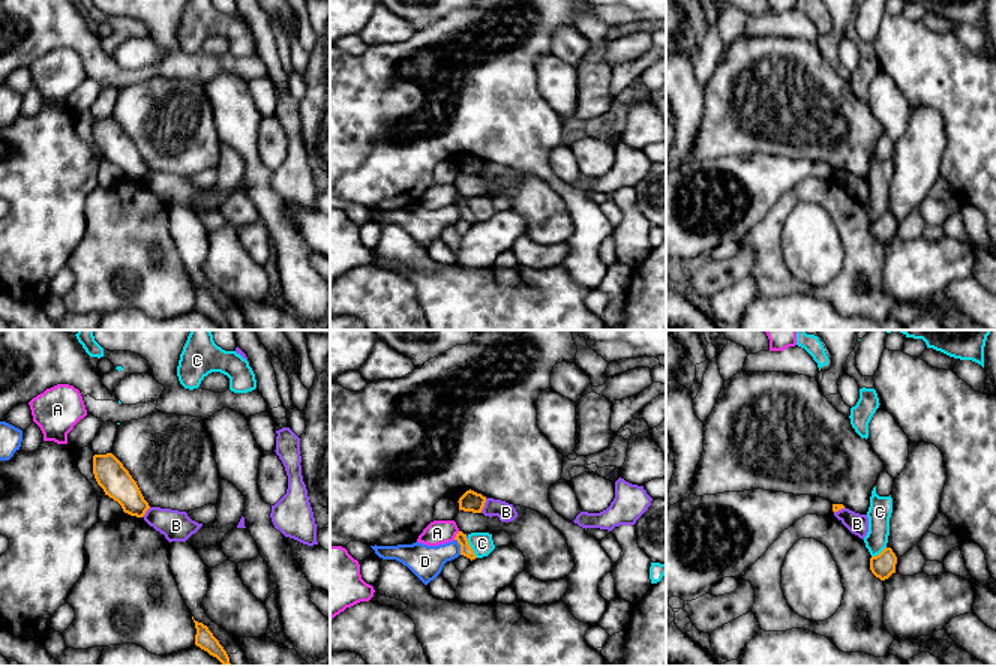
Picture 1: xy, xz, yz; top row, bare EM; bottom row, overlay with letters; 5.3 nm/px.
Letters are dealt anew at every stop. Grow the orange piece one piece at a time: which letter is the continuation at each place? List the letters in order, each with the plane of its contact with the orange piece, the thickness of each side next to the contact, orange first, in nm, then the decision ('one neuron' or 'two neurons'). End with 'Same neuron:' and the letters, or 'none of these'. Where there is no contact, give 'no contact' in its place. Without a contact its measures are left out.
A: meets orange in xz; 70 nm thick on the orange side, 130 nm on the other; two neurons
B: meets orange in xz; 110 nm thick on the orange side, 100 nm on the other; two neurons
C: meets orange in xz; 70 nm thick on the orange side, 120 nm on the other; two neurons
D: meets orange in xz; 70 nm thick on the orange side, 180 nm on the other; two neurons
Same neuron: none of these

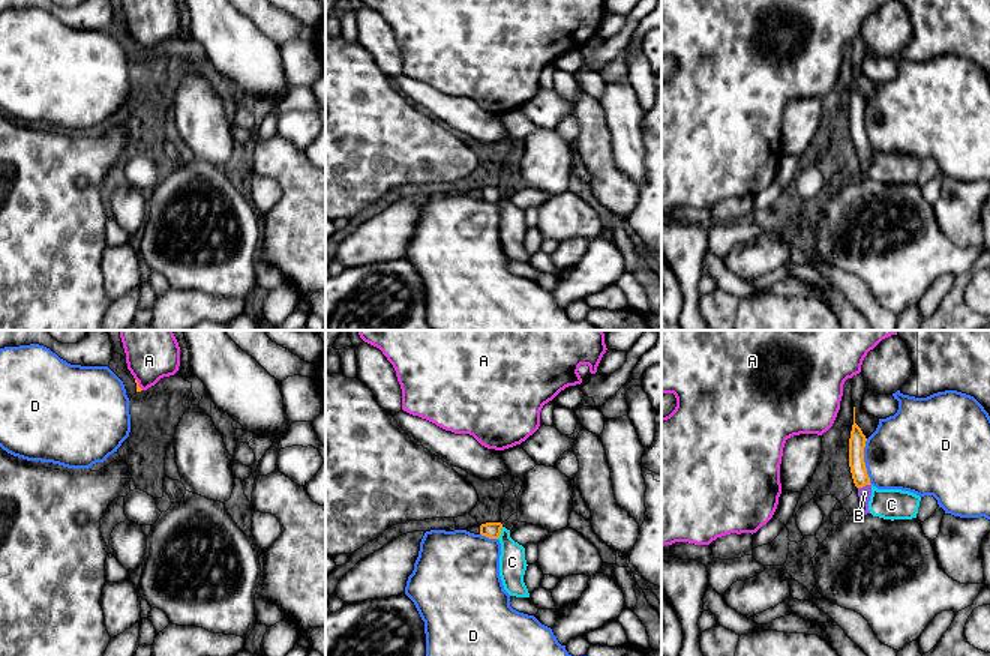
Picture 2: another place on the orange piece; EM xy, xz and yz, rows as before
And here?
A: meets orange in xy; 30 nm thick on the orange side, 280 nm on the other; two neurons
B: meets orange in yz; 90 nm thick on the orange side, 70 nm on the other; one neuron
C: meets orange in xz; 90 nm thick on the orange side, 140 nm on the other; two neurons
D: meets orange in yz; 90 nm thick on the orange side, 420 nm on the other; two neurons
Same neuron: B

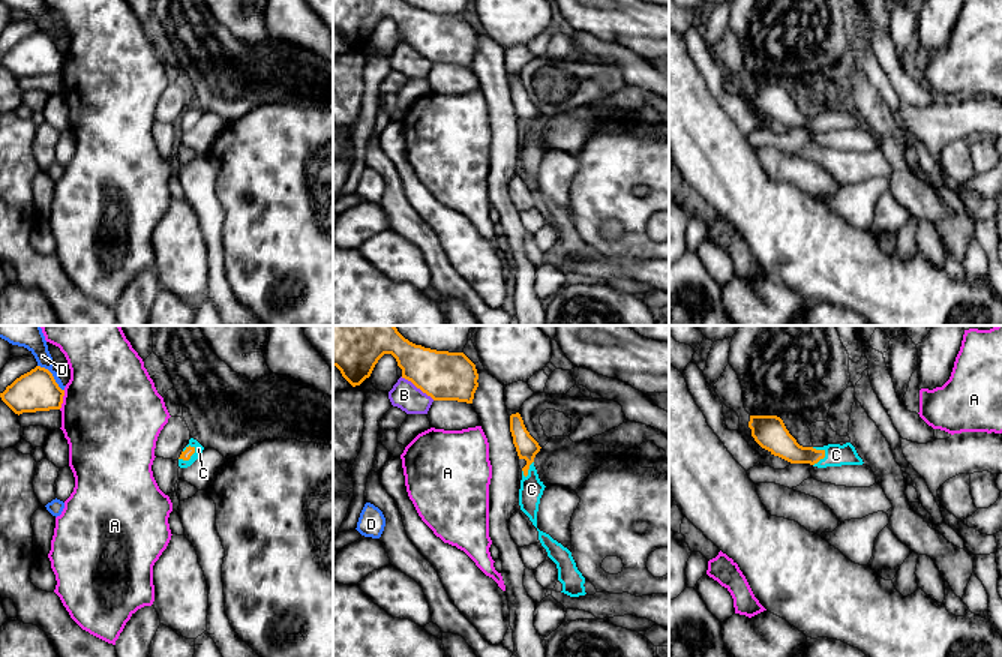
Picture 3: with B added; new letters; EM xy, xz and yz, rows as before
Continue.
A: meets orange in xy; 220 nm thick on the orange side, 480 nm on the other; two neurons
B: meets orange in xz; 260 nm thick on the orange side, 150 nm on the other; two neurons
C: meets orange in xy; 50 nm thick on the orange side, 50 nm on the other; one neuron
D: meets orange in xy; 220 nm thick on the orange side, 140 nm on the other; two neurons
Same neuron: C

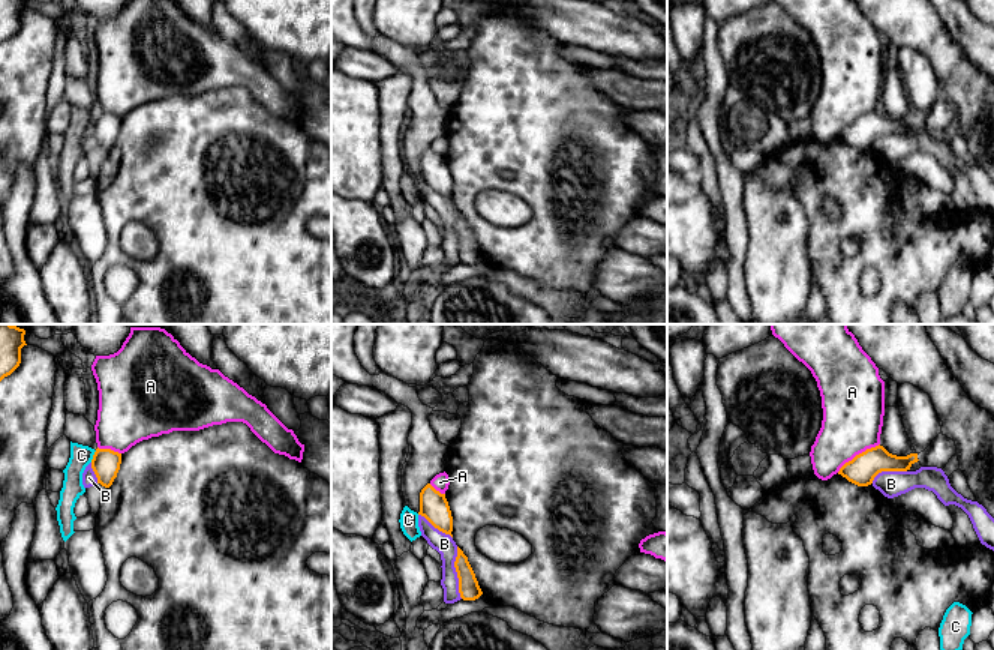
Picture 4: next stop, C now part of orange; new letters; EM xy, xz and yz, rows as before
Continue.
A: meets orange in yz; 160 nm thick on the orange side, 320 nm on the other; two neurons
B: meets orange in xz; 110 nm thick on the orange side, 110 nm on the other; two neurons
C: meets orange in xy; 150 nm thick on the orange side, 110 nm on the other; two neurons
Same neuron: none of these

